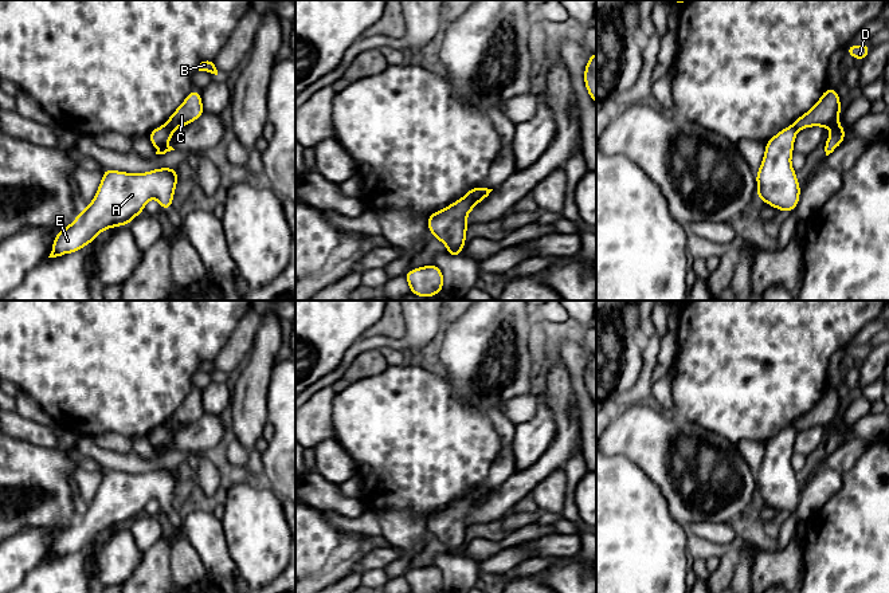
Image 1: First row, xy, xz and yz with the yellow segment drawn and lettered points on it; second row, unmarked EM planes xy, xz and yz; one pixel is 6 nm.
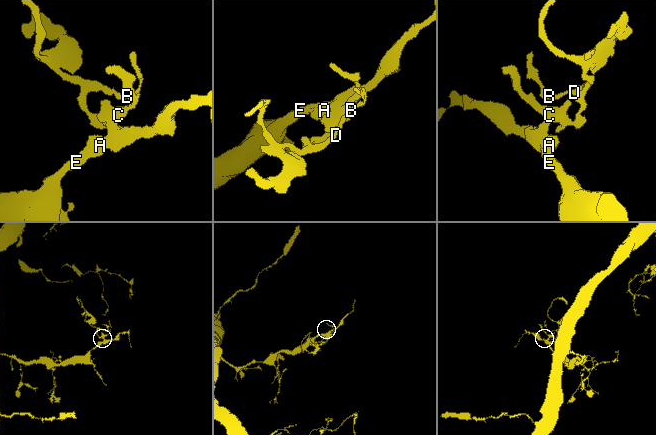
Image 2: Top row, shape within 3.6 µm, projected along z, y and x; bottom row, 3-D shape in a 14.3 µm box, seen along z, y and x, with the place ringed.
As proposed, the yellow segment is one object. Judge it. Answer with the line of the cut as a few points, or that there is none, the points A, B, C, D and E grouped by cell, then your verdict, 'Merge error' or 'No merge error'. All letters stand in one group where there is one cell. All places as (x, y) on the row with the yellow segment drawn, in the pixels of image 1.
Split along xy (164, 124), (173, 129). Groups: A E / B C D. Merge error

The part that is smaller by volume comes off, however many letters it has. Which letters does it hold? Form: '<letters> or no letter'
B, C, D

